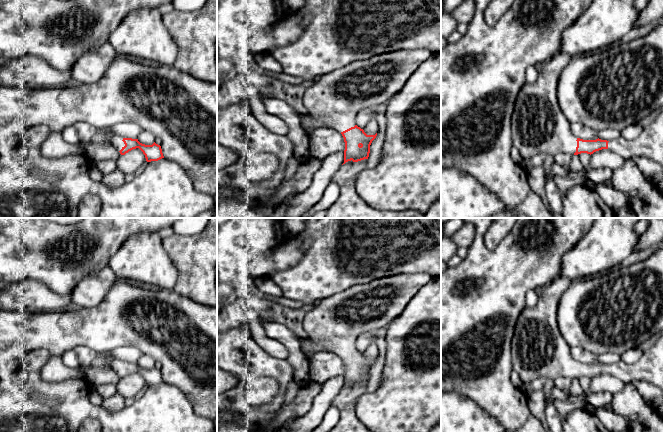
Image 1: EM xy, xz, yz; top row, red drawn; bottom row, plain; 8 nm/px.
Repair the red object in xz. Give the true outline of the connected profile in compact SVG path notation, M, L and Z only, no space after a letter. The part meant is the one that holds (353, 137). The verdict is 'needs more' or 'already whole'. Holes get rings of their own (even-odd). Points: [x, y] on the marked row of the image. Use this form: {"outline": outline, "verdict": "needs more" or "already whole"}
{"outline": "M425 48L402 49L375 55L329 72L317 79L313 86L301 92L300 96L307 109L306 113L341 133L345 142L344 163L331 179L340 186L340 194L326 210L326 218L424 218L424 213L416 210L381 211L375 209L367 205L357 194L354 181L356 175L366 168L370 145L377 133L367 135L356 125L356 115L362 109L374 109L378 105L388 103L402 90L416 69L432 55L433 53Z", "verdict": "needs more"}

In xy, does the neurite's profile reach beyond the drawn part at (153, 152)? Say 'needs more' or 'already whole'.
needs more

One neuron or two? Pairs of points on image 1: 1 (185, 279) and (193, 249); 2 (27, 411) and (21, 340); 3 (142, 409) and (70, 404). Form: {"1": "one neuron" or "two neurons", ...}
{"1": "one neuron", "2": "two neurons", "3": "one neuron"}

